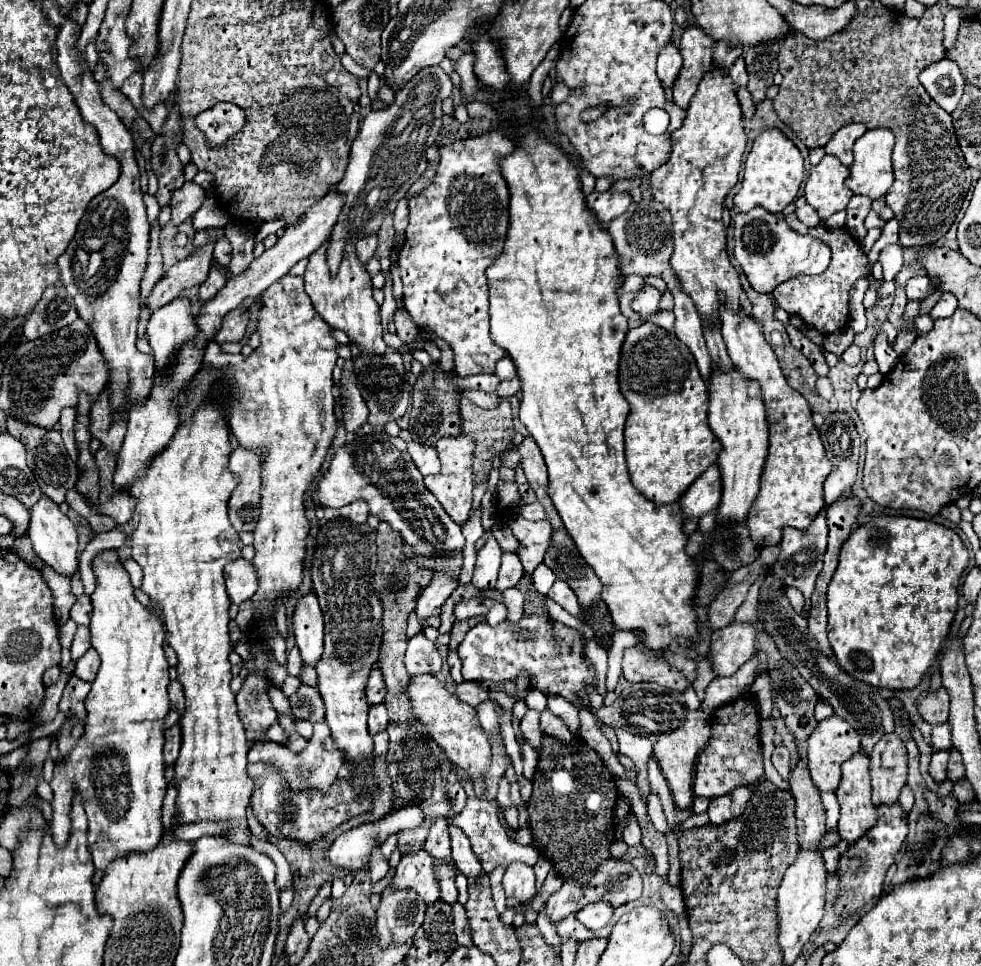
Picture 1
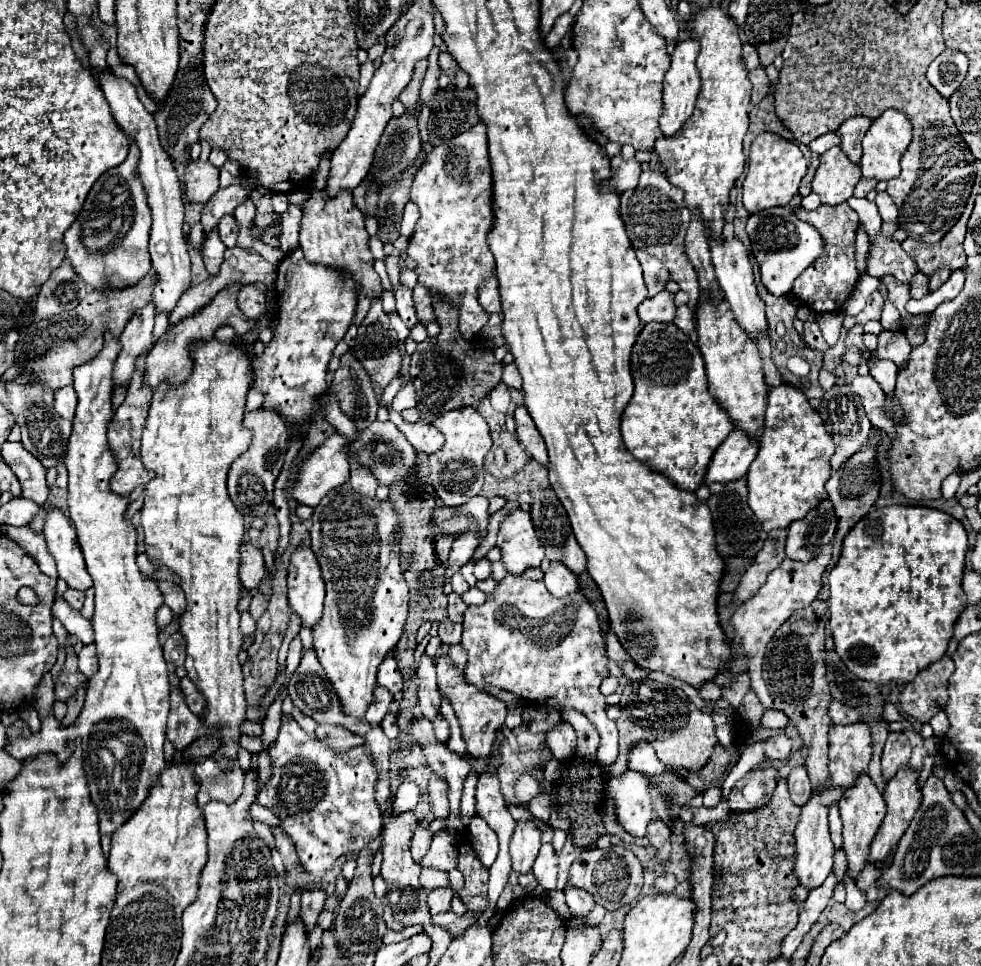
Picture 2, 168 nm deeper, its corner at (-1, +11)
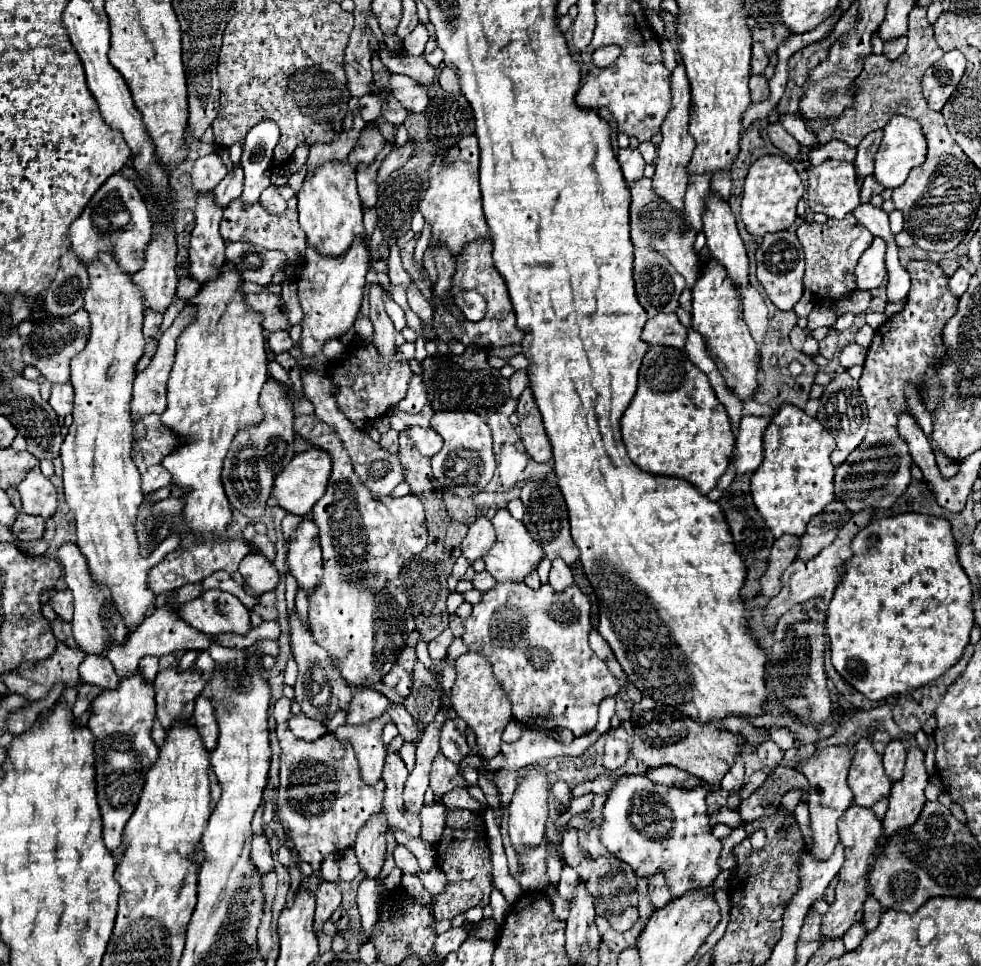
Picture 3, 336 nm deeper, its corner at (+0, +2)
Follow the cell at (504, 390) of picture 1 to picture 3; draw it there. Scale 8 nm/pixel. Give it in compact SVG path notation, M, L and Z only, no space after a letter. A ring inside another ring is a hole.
M517 370L511 378L509 378L509 384L511 384L511 398L519 398L521 392L525 390L527 386L527 372L525 370Z

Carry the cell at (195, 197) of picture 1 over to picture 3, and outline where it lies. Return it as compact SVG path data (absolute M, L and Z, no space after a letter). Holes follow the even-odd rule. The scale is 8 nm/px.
M213 152L213 154L207 154L203 158L199 158L193 166L193 188L197 192L211 192L227 174L227 168L225 164L221 162L219 154Z

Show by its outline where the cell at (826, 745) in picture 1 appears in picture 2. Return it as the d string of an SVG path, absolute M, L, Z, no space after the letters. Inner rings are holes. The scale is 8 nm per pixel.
M866 723L830 725L830 779L842 789L854 785L860 773L868 771L872 737Z

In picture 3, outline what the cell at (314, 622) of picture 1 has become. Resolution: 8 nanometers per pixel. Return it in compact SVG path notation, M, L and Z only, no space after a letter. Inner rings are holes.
M305 516L291 534L287 564L291 568L291 574L297 578L297 584L305 588L305 592L317 588L323 576L323 566L321 566L319 530L311 516Z

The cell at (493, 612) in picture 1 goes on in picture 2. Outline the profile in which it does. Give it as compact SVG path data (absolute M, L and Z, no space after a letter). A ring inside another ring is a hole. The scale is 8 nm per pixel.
M472 587L468 593L462 595L462 601L464 601L466 605L482 605L482 603L486 601L486 595L484 595L478 587Z

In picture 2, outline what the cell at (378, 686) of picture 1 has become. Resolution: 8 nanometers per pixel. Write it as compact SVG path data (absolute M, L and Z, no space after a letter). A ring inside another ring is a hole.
M386 657L380 663L378 685L384 687L384 689L388 689L390 693L402 691L402 675L400 675L400 669L398 669L398 665L396 665L396 661L392 657Z

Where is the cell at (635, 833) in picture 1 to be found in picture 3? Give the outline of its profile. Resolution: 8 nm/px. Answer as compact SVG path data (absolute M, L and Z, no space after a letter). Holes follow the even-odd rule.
M623 776L607 796L603 806L599 840L615 858L627 862L637 878L651 880L661 872L667 880L671 898L677 900L695 888L713 886L719 876L719 854L723 844L713 836L705 796L709 790L695 786L691 790L653 784L645 776ZM677 790L677 798L669 792ZM649 826L657 828L657 840L647 836Z

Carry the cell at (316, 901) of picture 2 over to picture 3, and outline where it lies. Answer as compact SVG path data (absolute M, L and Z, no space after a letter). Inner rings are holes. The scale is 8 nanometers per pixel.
M321 882L317 892L317 910L315 910L315 920L317 922L325 922L331 918L331 914L341 906L341 892L337 888L335 882Z

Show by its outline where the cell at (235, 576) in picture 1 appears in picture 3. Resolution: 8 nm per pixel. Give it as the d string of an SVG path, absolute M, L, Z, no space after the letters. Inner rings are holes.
M259 552L247 554L239 566L239 572L243 574L251 590L259 596L269 590L275 590L275 584L279 584L277 568Z

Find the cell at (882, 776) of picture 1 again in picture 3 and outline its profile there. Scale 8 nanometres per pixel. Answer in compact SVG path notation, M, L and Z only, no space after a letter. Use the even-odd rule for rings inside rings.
M891 740L883 752L883 766L893 782L903 778L903 766L905 766L907 750L901 740Z

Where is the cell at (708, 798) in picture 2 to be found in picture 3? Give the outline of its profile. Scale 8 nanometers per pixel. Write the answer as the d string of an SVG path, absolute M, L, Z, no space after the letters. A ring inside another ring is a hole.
M721 808L721 810L719 810L719 814L717 814L717 822L727 824L727 826L731 826L731 828L745 826L745 822L743 822L741 816L737 814L737 810L729 810L729 808Z

